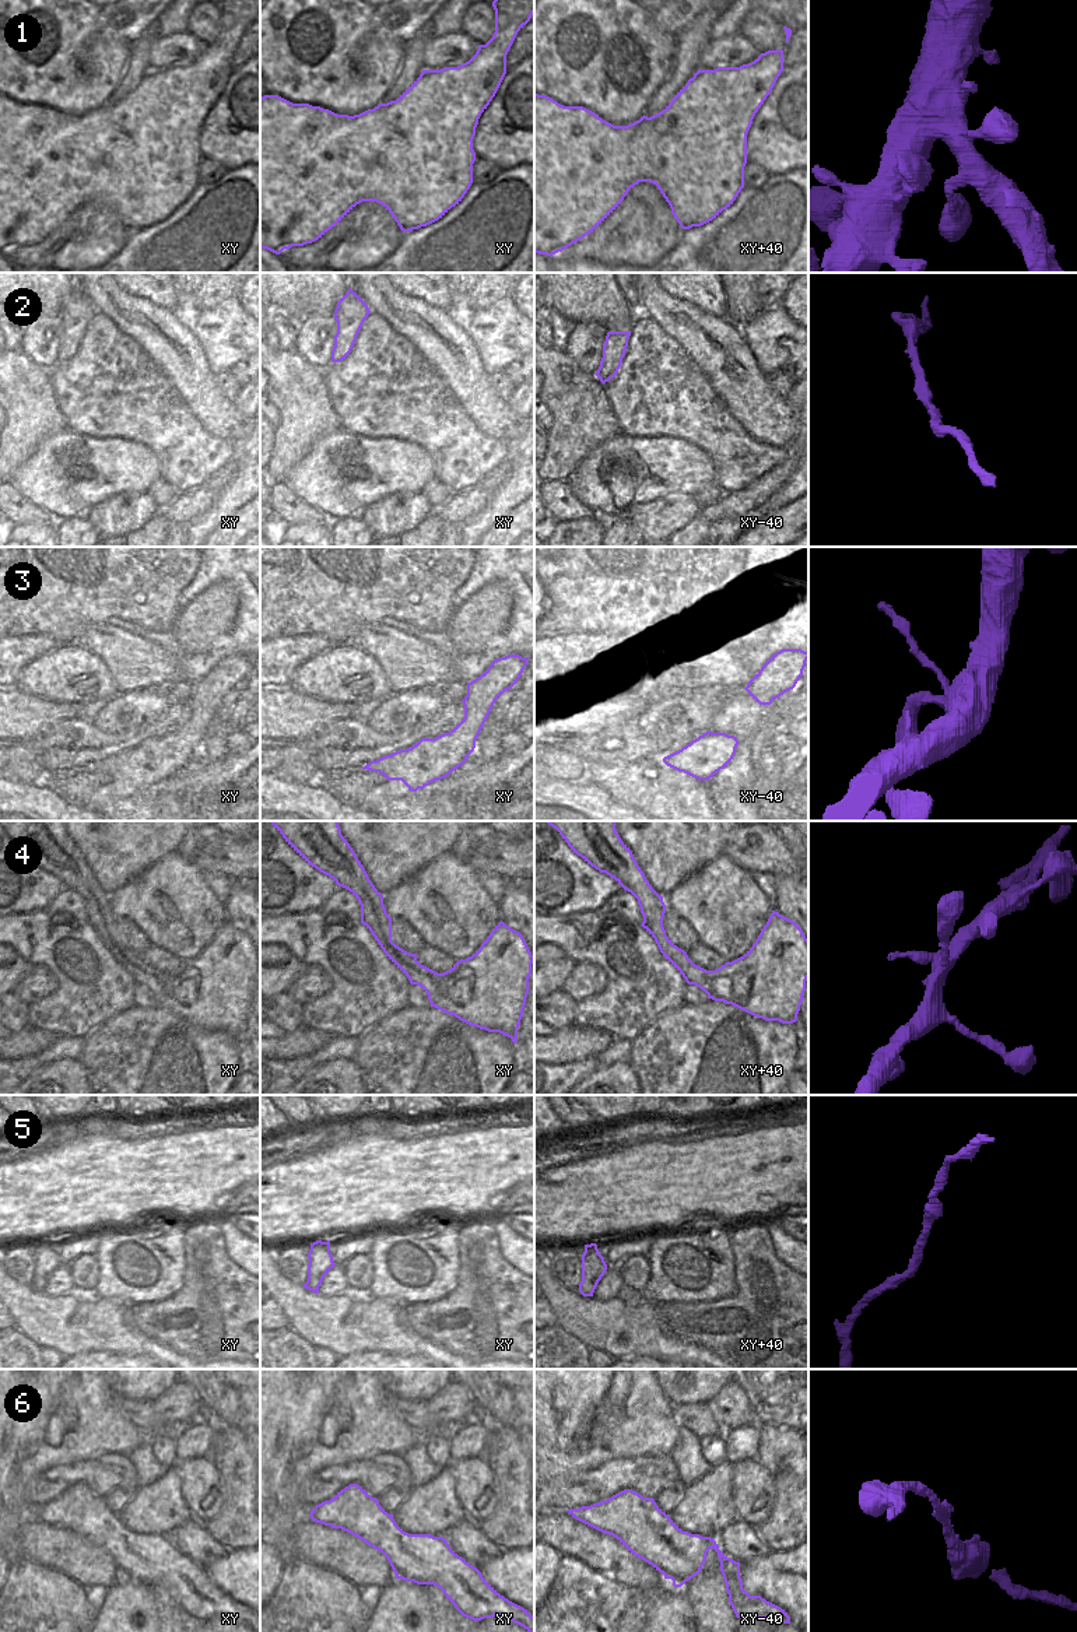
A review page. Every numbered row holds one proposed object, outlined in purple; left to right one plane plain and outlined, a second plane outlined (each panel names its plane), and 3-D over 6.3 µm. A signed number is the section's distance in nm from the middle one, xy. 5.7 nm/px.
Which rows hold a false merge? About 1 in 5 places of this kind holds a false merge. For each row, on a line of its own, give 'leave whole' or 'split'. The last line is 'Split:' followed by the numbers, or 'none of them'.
1: leave whole
2: leave whole
3: split
4: leave whole
5: leave whole
6: leave whole
Split: 3

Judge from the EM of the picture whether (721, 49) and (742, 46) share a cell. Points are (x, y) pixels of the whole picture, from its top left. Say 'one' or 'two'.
one

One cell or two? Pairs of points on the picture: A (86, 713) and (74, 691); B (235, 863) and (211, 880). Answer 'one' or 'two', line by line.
A: two
B: two

